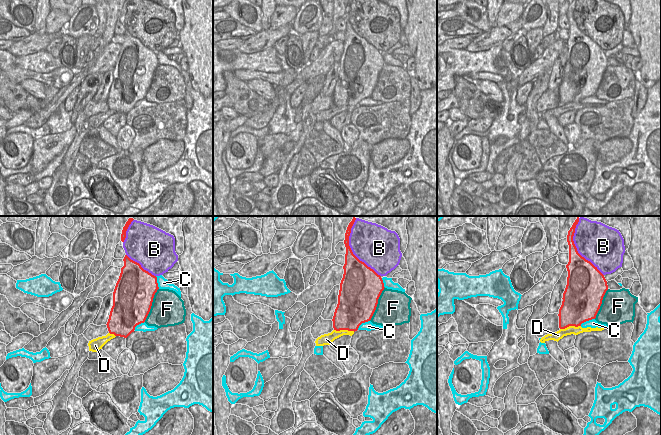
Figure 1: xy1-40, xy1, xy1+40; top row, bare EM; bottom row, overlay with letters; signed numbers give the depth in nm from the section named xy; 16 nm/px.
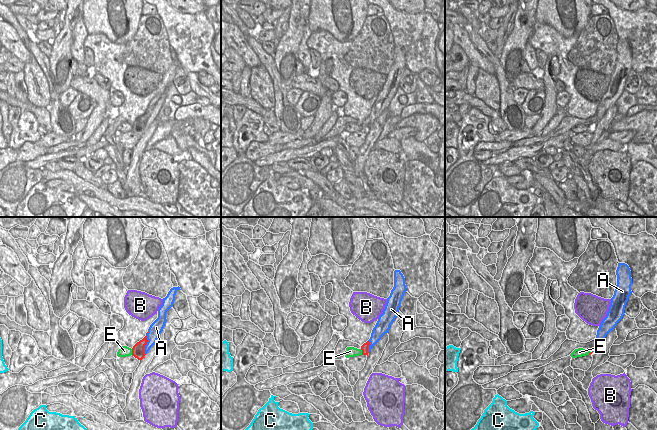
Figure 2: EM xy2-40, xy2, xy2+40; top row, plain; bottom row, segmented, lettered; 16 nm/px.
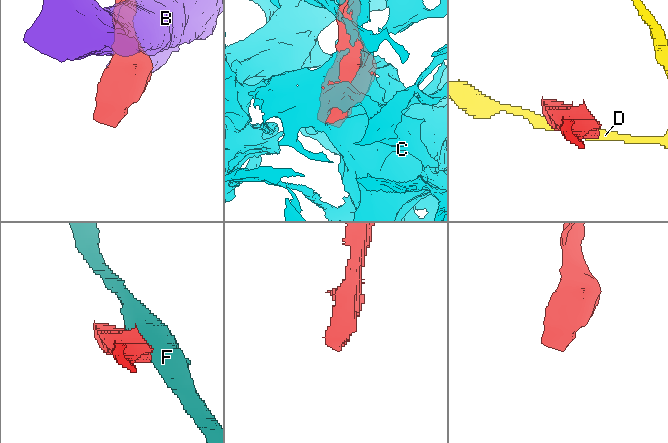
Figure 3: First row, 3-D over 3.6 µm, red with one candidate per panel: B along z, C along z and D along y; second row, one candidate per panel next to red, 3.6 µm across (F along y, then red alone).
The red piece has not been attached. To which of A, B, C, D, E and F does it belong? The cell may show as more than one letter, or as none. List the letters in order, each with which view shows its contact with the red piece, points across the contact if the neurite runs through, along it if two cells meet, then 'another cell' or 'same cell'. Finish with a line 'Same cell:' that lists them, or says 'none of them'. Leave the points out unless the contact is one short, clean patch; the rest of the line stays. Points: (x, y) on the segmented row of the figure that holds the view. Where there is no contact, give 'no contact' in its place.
A: contact in xy2-40; way xy2-40 (138, 349), (146, 343), (154, 330); same cell
B: contact in xy1; another cell
C: contact in xy1+40; another cell
D: contact in xy1+40; another cell
E: contact in xy2-40; border xy2-40 (131, 349), (132, 354); another cell
F: contact in xy1-40; another cell
Same cell: A

